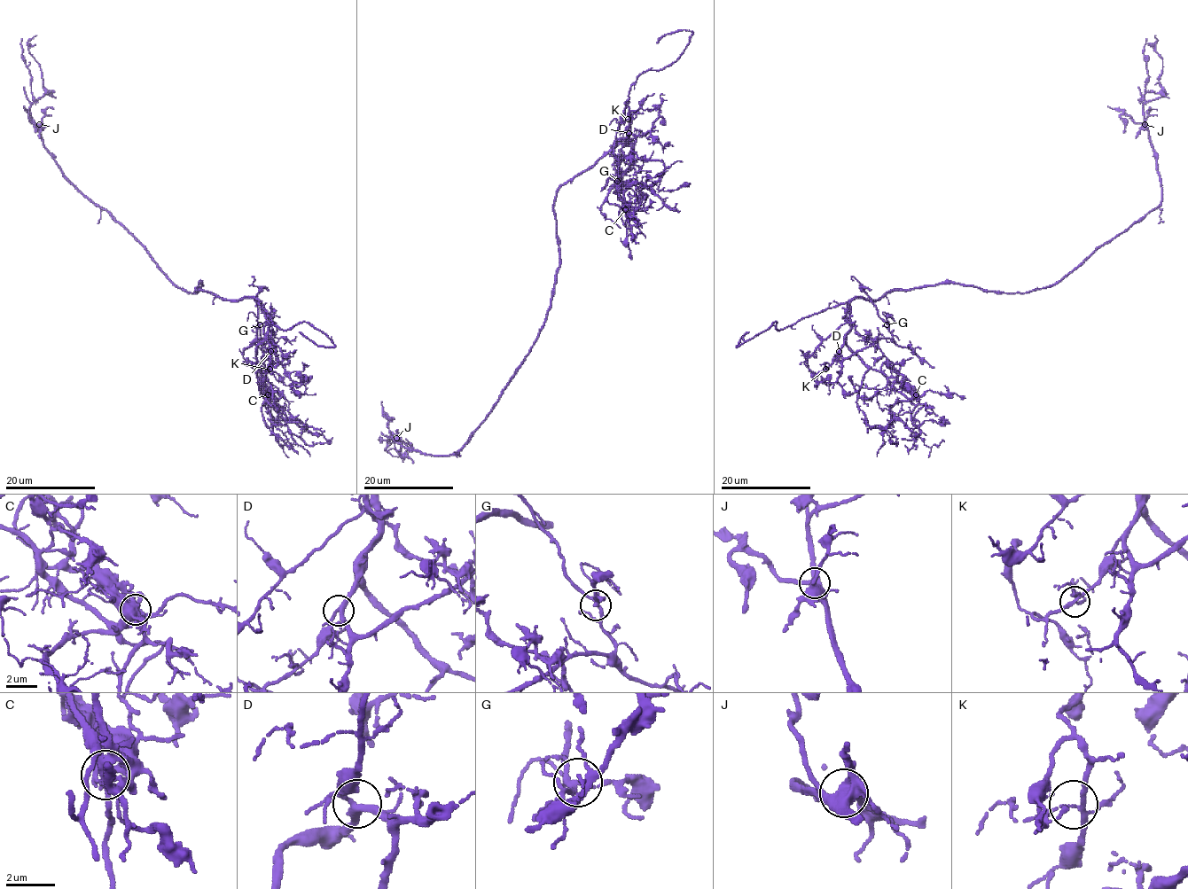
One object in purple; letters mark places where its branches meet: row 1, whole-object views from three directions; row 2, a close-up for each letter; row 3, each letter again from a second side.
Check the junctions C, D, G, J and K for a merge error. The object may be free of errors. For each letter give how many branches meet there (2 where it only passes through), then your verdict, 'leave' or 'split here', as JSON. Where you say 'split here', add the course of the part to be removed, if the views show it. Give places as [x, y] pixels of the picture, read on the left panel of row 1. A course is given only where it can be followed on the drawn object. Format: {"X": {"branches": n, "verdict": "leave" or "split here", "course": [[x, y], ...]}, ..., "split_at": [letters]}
{"C": {"branches": 5, "verdict": "split here", "course": [[268, 394], [257, 373], [264, 365], [263, 348], [270, 339], [266, 338], [264, 326], [273, 315], [272, 306]]}, "D": {"branches": 3, "verdict": "leave"}, "G": {"branches": 4, "verdict": "leave"}, "J": {"branches": 4, "verdict": "leave"}, "K": {"branches": 4, "verdict": "leave"}, "split_at": ["C"]}

